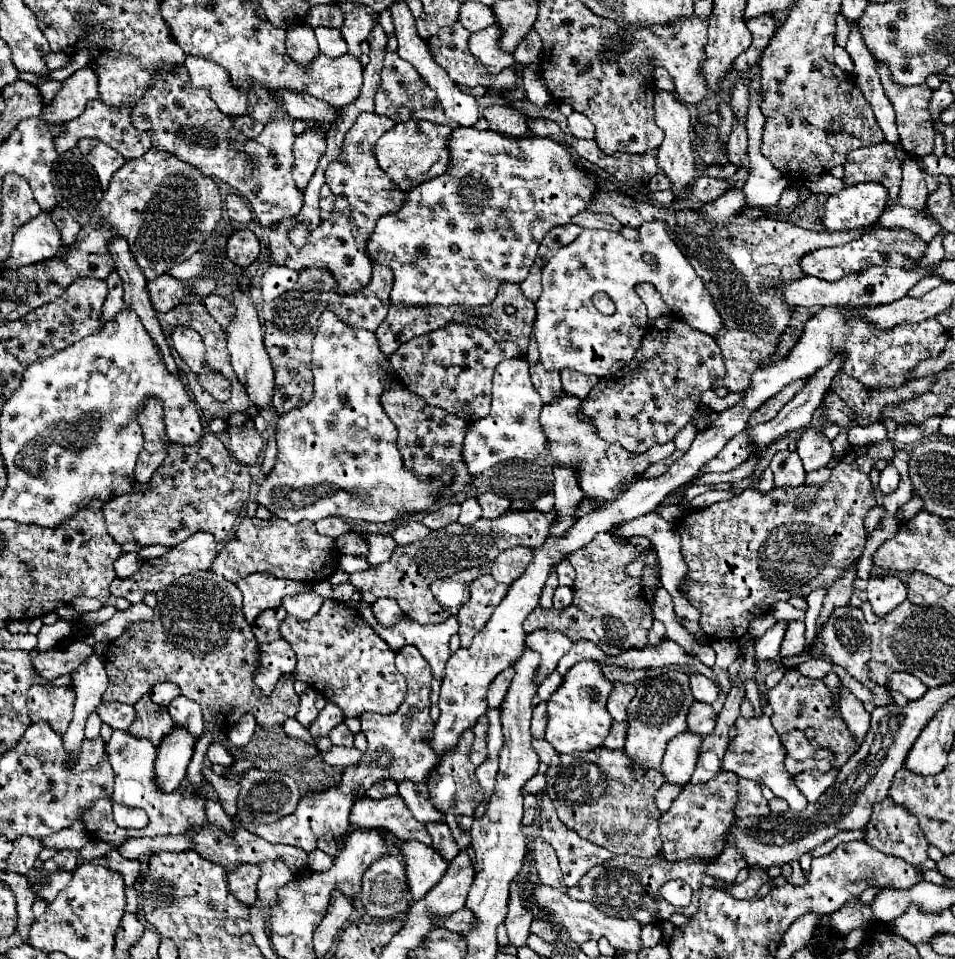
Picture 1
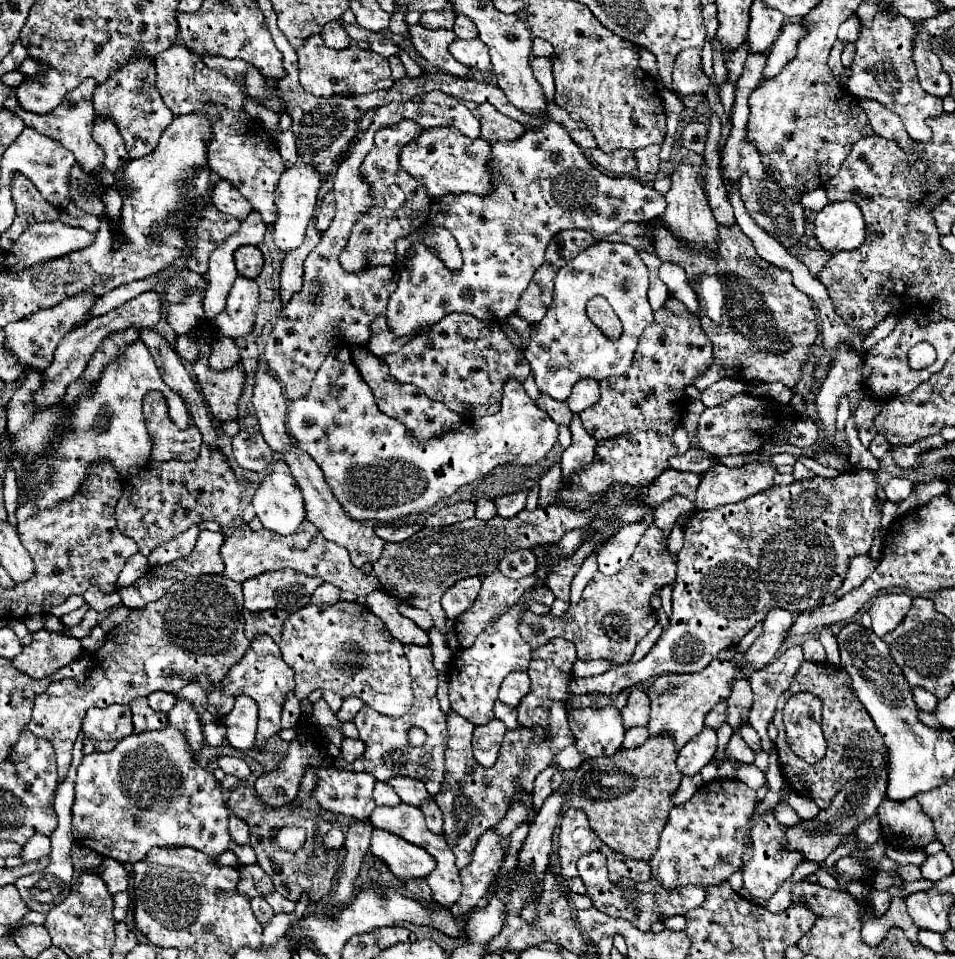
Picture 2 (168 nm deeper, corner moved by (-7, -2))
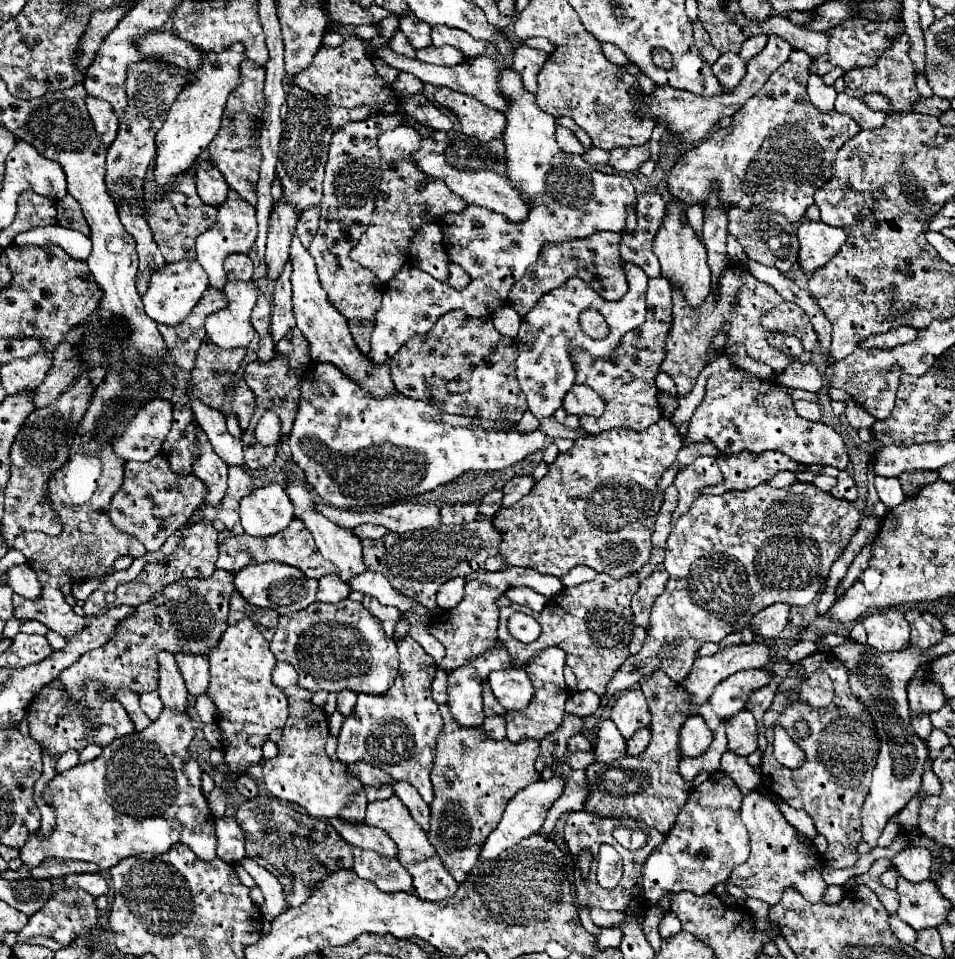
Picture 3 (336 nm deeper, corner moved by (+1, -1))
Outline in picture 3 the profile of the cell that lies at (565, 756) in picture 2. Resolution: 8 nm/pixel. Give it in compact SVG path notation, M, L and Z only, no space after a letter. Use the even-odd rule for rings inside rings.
M576 751L576 753L570 753L566 757L566 763L572 767L572 769L586 769L590 763L594 763L596 757L592 751L584 753L584 751Z

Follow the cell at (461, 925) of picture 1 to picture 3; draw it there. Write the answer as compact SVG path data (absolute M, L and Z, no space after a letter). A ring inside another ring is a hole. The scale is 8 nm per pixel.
M350 845L350 849L354 855L354 867L358 877L374 881L386 893L412 891L412 877L396 859L386 859L374 851L366 851L354 845Z

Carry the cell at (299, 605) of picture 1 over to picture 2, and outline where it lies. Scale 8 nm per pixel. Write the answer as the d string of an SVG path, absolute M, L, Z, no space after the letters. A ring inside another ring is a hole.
M322 582L312 594L312 604L336 604L338 600L340 600L340 588L328 582Z

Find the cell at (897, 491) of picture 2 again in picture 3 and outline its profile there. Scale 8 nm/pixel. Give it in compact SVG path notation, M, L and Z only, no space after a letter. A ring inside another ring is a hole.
M876 477L874 479L874 485L876 485L876 491L878 491L878 497L880 501L894 509L896 505L900 505L904 501L904 493L902 493L902 487L900 487L900 481L898 479L888 479L888 477Z

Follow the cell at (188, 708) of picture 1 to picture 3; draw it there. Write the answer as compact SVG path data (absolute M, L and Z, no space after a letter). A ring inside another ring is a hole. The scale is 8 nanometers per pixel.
M180 653L180 655L176 655L176 663L178 663L180 673L186 681L188 693L194 697L204 695L208 689L208 657L206 655Z

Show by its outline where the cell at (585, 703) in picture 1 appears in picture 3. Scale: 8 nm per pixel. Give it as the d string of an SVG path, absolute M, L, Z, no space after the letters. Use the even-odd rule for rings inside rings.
M606 719L600 723L600 729L596 733L596 745L592 753L602 763L612 763L626 755L626 739L620 735L614 721Z

